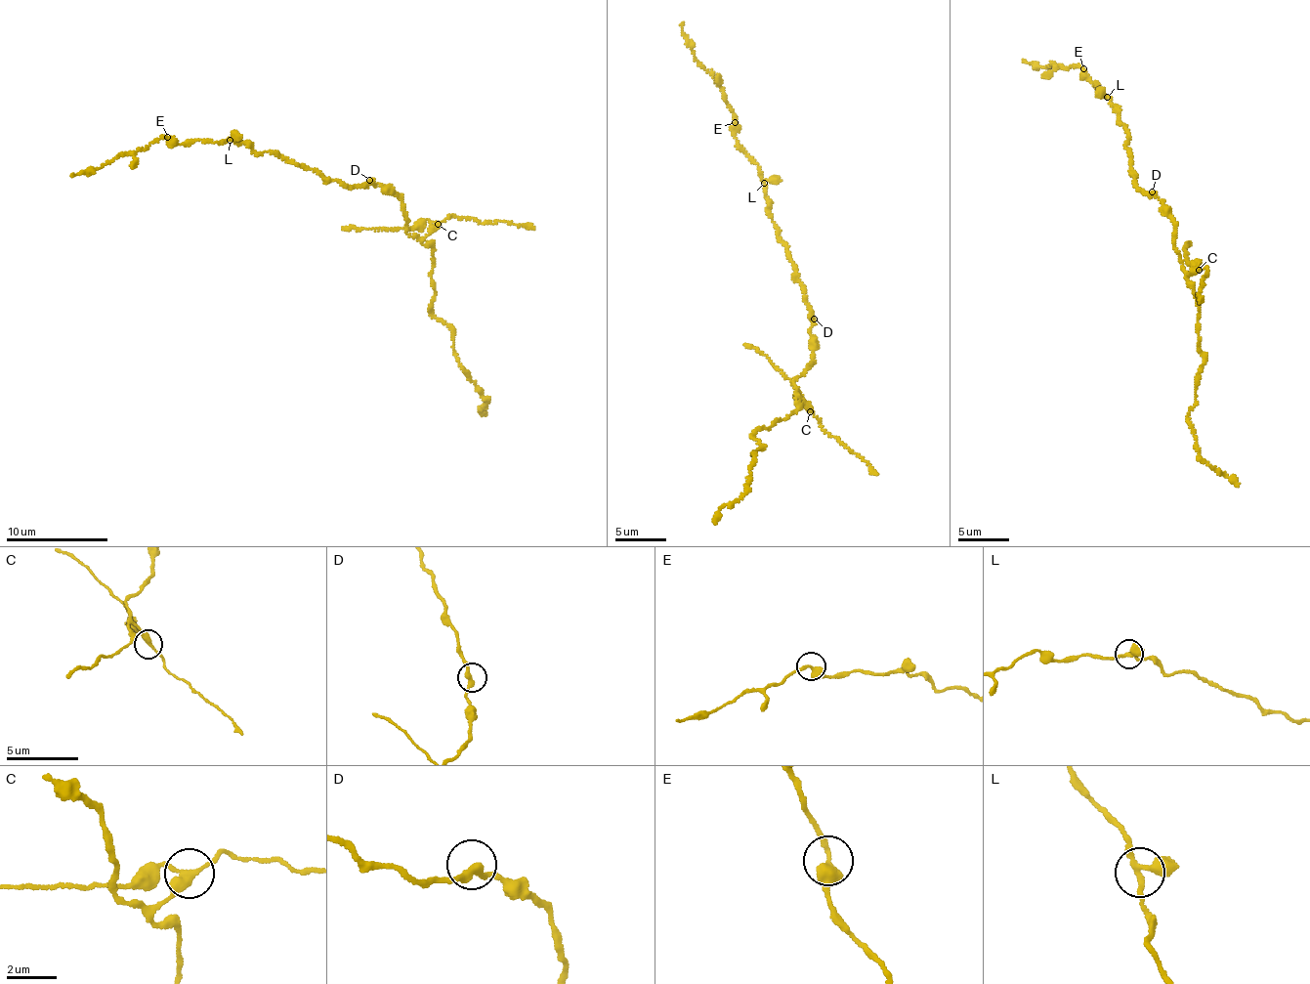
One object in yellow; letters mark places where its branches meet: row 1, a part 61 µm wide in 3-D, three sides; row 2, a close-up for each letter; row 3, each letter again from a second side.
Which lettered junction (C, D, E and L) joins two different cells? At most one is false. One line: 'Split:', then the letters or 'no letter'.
Split: C

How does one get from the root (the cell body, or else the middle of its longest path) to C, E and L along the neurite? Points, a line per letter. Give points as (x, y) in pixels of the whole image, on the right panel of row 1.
C: (1153, 193), (1168, 211), (1179, 259), (1188, 261), (1193, 270), (1199, 270)
E: (1153, 193), (1137, 187), (1127, 133), (1119, 122), (1115, 105), (1111, 104), (1109, 97), (1099, 94), (1083, 68)
L: (1153, 193), (1137, 187), (1127, 133), (1119, 122), (1115, 105), (1111, 104), (1107, 97)

